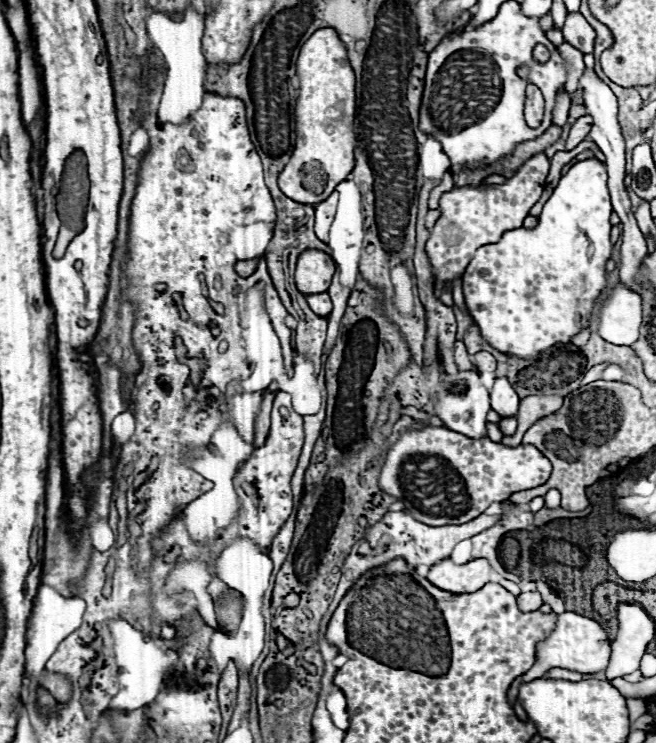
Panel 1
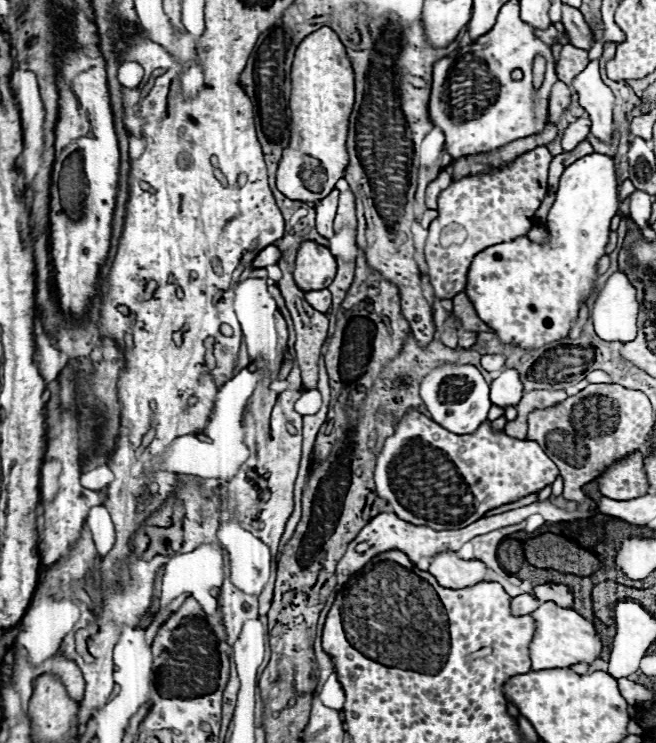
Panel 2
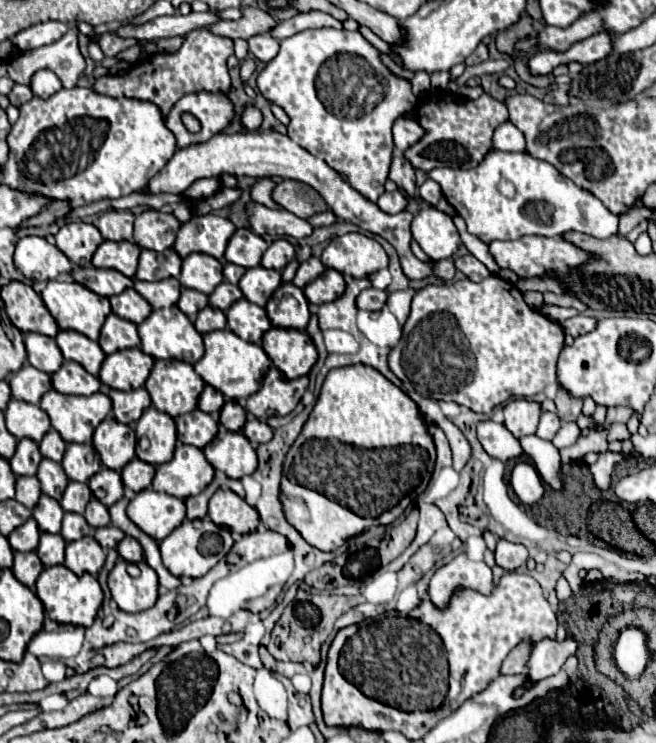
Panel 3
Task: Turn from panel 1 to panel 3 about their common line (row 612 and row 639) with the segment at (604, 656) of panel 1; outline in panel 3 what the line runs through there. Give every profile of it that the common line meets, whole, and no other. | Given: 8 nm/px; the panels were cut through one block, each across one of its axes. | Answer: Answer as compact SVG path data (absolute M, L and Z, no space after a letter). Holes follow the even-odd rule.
M566 636L564 640L546 640L546 642L538 642L532 652L530 652L530 660L528 660L528 672L526 672L526 682L522 686L518 686L514 690L514 698L520 698L530 686L534 686L536 682L554 676L560 672L562 664L570 658L576 656L578 650L578 642L574 636Z

